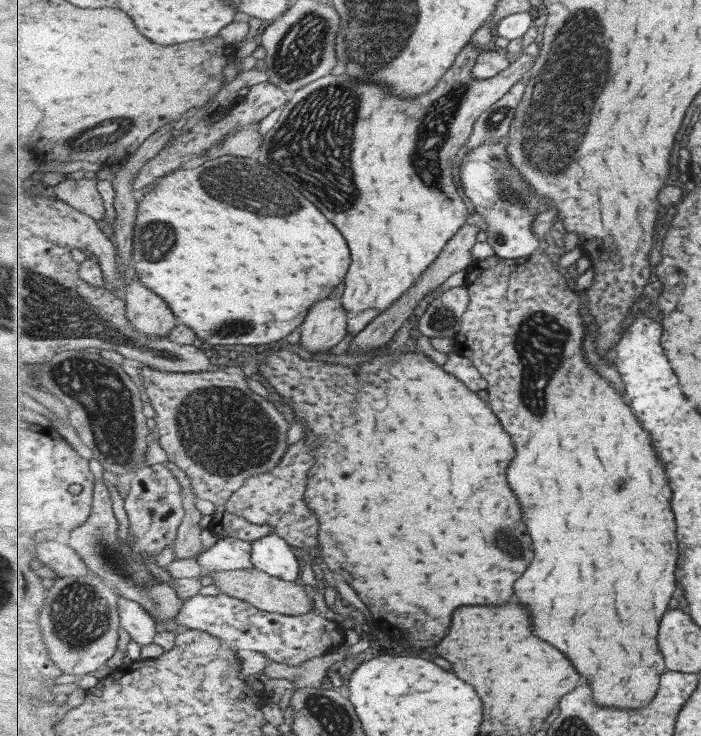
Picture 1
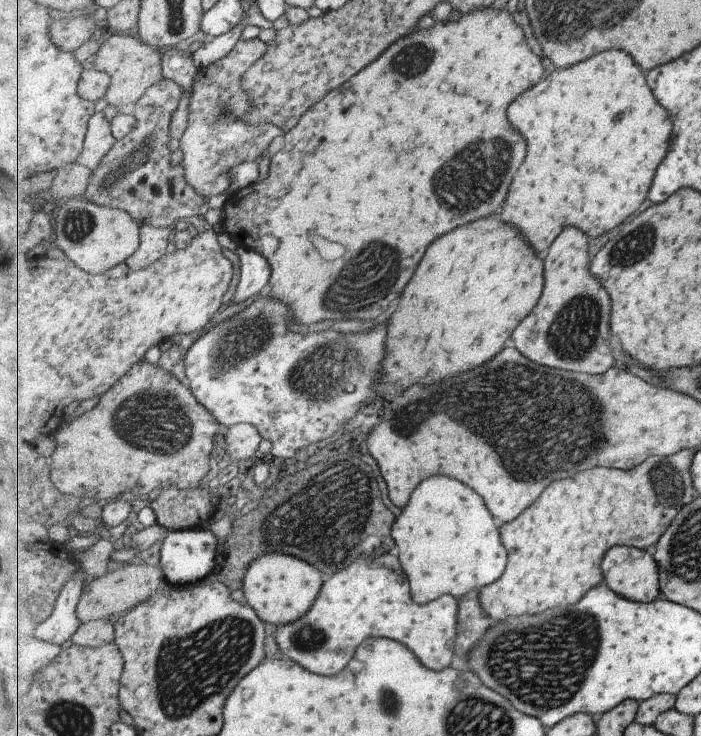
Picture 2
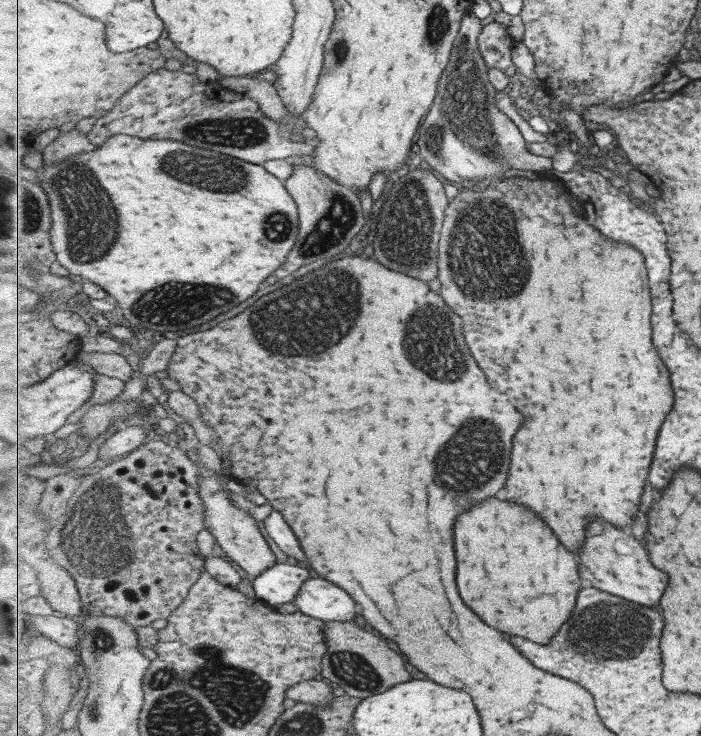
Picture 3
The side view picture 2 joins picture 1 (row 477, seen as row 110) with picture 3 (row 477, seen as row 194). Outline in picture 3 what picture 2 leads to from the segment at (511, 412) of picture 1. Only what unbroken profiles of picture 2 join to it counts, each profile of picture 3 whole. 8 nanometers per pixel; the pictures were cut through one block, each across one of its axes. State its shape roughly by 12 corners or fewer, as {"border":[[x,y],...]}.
{"border":[[549,171],[458,191],[440,294],[573,552],[675,404],[645,256]]}

